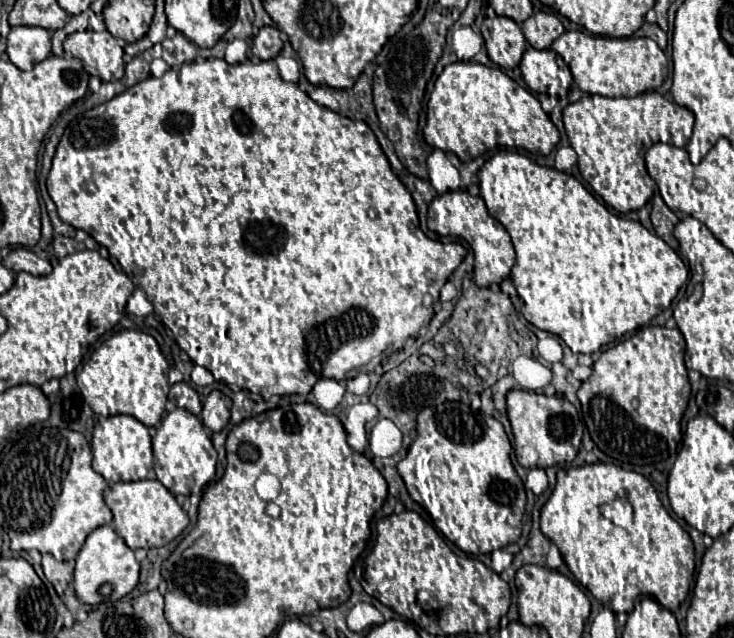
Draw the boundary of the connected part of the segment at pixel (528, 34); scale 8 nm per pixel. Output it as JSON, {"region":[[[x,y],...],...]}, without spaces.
{"region":[[[537,12],[537,14],[533,14],[531,18],[527,18],[521,24],[521,30],[523,30],[527,42],[533,48],[537,48],[537,50],[551,48],[553,40],[559,38],[565,32],[561,20],[555,14],[551,14],[551,12]]]}

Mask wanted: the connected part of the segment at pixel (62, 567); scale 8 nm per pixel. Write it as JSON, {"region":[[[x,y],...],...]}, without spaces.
{"region":[[[43,554],[41,566],[47,580],[55,586],[57,594],[63,594],[65,588],[73,581],[75,561],[59,561],[55,560],[51,554]]]}

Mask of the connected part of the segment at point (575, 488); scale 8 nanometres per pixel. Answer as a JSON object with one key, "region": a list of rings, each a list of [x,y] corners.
{"region":[[[597,462],[597,464],[585,464],[585,466],[575,466],[575,468],[567,468],[567,470],[559,470],[557,472],[557,484],[555,484],[555,490],[553,494],[549,496],[547,504],[541,508],[541,532],[545,536],[549,536],[551,540],[555,540],[557,548],[561,550],[563,554],[563,560],[567,562],[569,570],[573,572],[573,576],[599,600],[603,602],[605,606],[609,606],[611,610],[615,610],[617,614],[629,614],[631,608],[633,608],[633,600],[639,596],[639,594],[651,594],[659,604],[663,604],[665,608],[669,608],[671,612],[677,610],[677,606],[685,600],[687,592],[689,592],[689,586],[694,579],[696,565],[695,565],[695,548],[693,542],[691,542],[691,536],[667,514],[667,510],[663,508],[653,484],[643,476],[643,474],[637,474],[637,472],[629,472],[629,470],[623,470],[615,464],[603,464],[603,462]]]}

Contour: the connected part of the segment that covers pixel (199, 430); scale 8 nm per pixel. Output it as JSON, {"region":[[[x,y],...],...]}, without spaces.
{"region":[[[175,408],[167,416],[163,416],[157,434],[152,438],[152,449],[155,456],[156,479],[174,495],[200,494],[204,486],[215,476],[217,452],[211,444],[211,436],[203,422],[183,408]]]}

